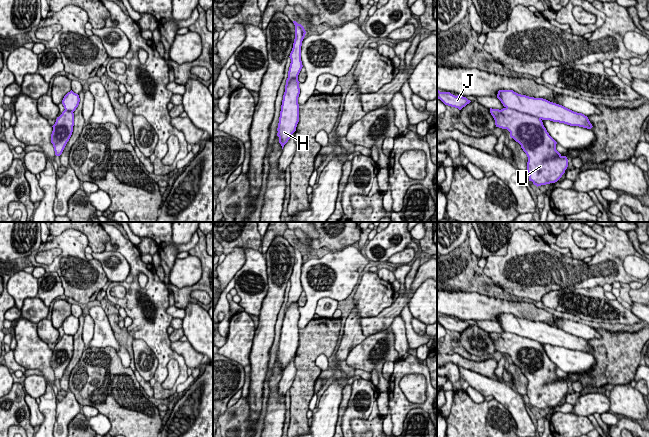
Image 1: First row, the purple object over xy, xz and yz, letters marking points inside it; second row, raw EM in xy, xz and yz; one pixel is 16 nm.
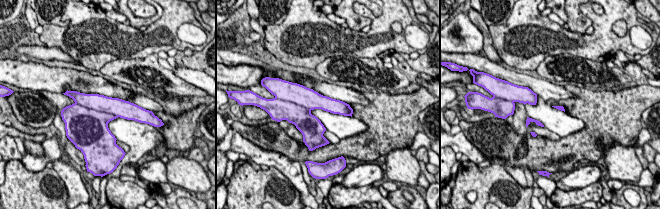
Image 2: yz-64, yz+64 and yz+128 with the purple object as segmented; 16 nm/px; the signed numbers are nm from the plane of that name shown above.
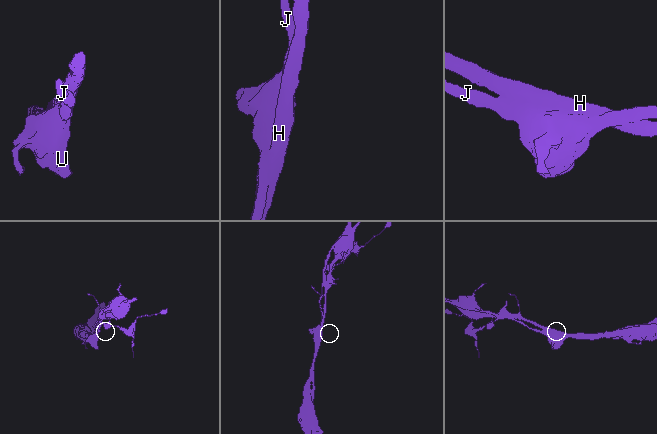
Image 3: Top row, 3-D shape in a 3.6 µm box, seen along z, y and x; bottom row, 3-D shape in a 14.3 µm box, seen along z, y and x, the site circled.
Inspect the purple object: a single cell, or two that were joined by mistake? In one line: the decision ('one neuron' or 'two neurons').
two neurons

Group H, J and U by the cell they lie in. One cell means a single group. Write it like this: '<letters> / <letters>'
H / J U

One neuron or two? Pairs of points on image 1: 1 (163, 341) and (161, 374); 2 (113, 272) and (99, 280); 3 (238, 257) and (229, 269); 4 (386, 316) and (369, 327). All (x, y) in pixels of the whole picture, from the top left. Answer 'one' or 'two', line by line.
1: one
2: two
3: one
4: one

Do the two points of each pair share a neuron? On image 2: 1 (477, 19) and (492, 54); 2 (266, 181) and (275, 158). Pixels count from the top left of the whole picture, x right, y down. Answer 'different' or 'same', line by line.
1: same
2: different

